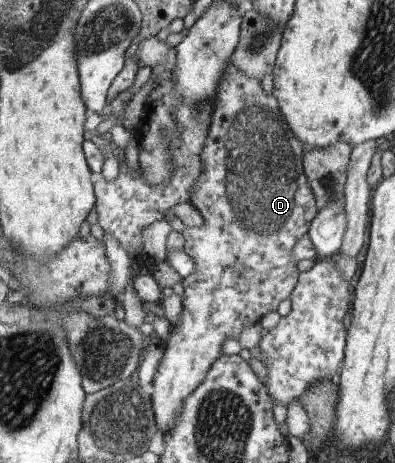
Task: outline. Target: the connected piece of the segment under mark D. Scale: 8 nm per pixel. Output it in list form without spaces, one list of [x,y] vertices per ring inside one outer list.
[[[229,62],[214,109],[212,127],[201,156],[205,172],[193,186],[190,201],[203,215],[205,224],[183,232],[187,240],[184,250],[195,260],[197,270],[183,280],[183,312],[179,322],[171,327],[165,356],[148,390],[157,411],[158,423],[165,434],[167,429],[177,424],[177,414],[185,400],[201,386],[211,367],[224,354],[225,343],[239,340],[243,332],[259,323],[263,316],[277,312],[281,302],[292,300],[301,272],[297,270],[297,260],[293,260],[291,254],[297,240],[310,236],[312,222],[320,211],[317,193],[313,192],[313,184],[305,172],[307,147],[293,136],[277,96],[263,90],[261,80],[247,76]]]

